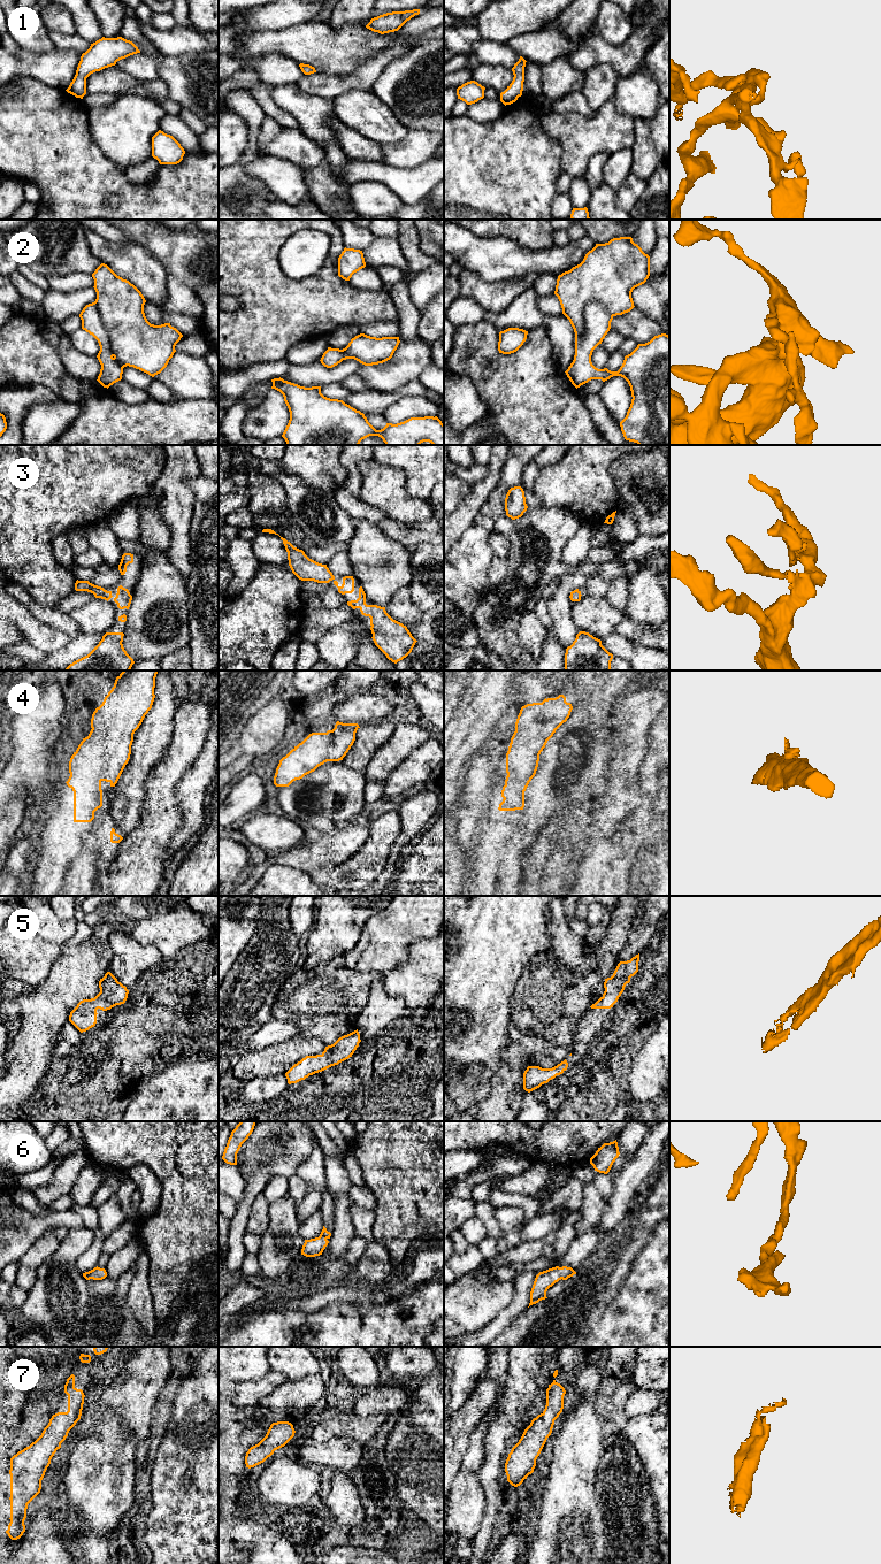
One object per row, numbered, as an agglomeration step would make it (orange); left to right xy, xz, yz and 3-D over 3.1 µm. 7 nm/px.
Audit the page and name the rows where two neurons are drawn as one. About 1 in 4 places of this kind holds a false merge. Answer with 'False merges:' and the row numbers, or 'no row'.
False merges: no row

